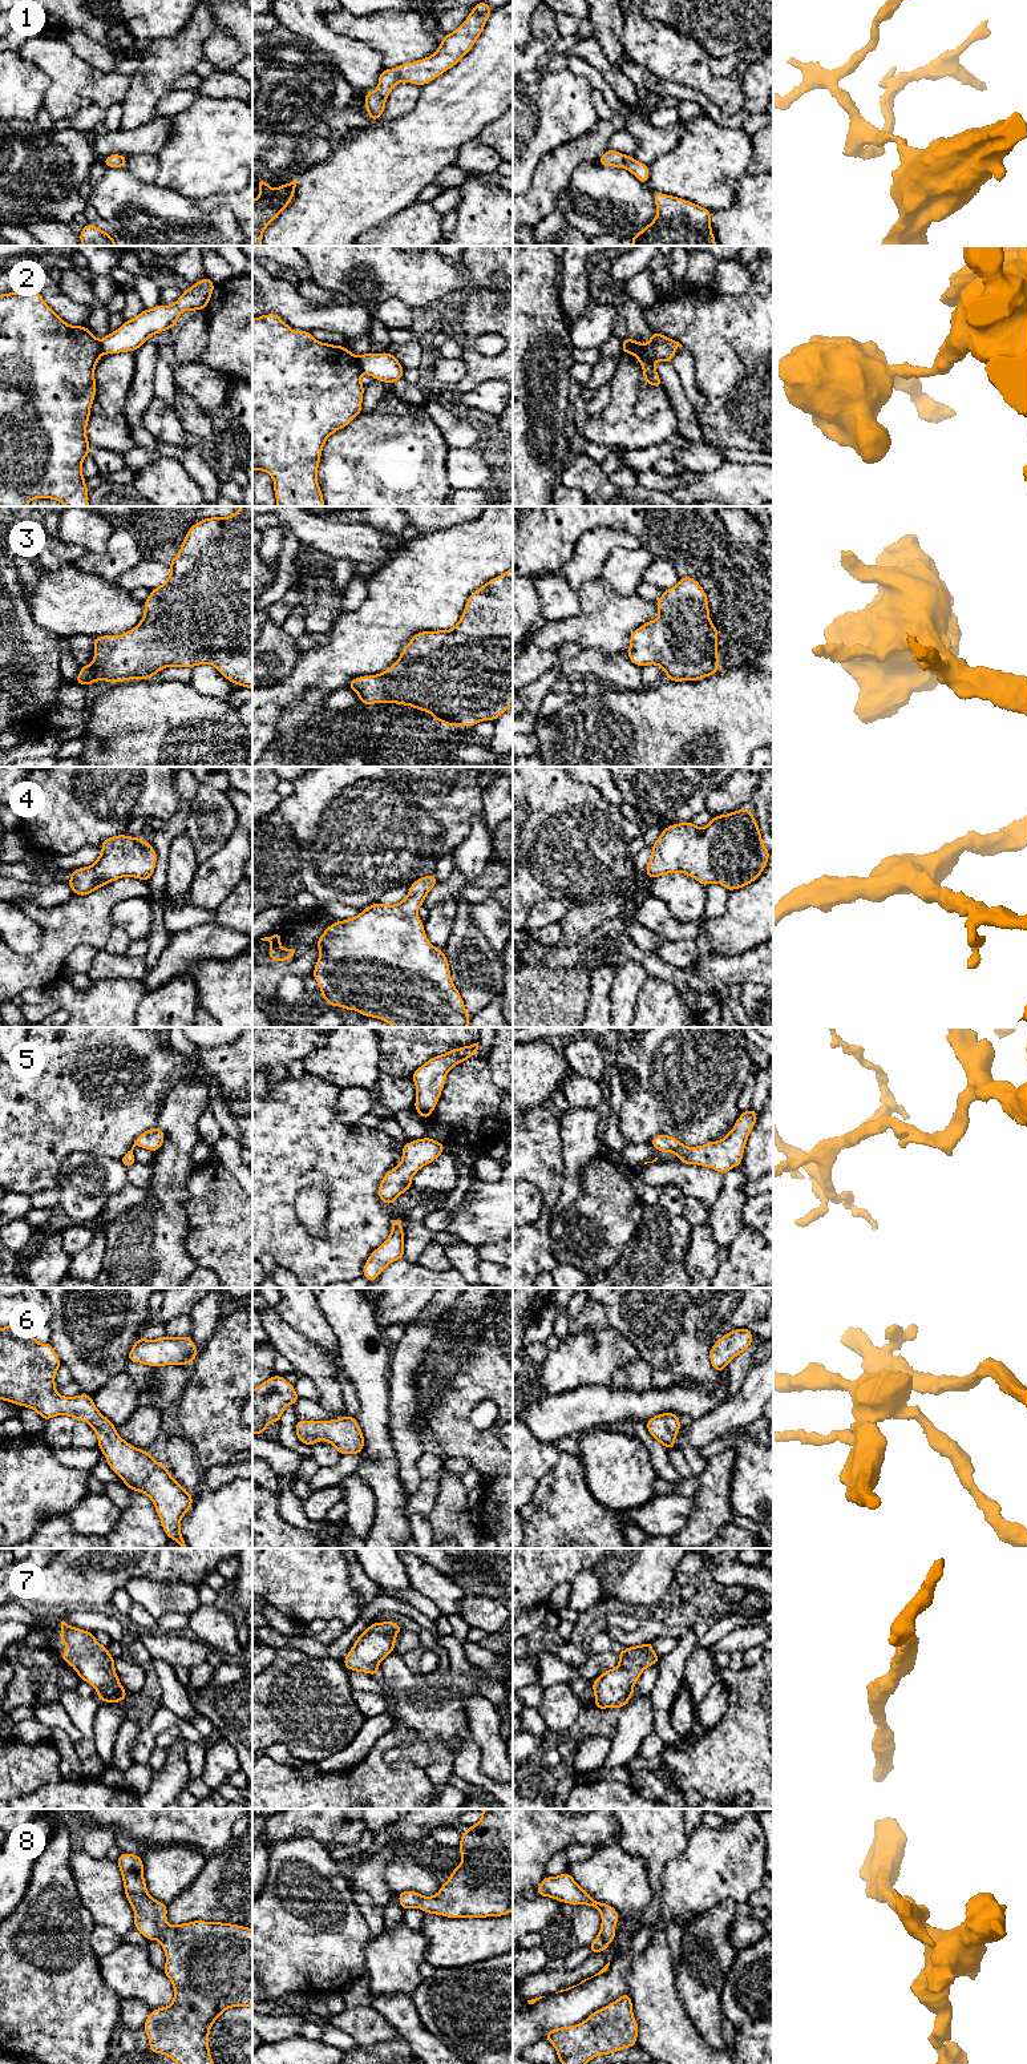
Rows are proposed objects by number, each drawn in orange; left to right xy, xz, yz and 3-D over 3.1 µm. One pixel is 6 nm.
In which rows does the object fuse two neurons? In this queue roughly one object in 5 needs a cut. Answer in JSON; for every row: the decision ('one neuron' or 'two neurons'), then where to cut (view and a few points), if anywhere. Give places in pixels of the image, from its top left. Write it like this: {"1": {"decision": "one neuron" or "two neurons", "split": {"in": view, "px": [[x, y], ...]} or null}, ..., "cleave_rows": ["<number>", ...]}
{"1": {"decision": "one neuron", "split": null}, "2": {"decision": "two neurons", "split": {"in": "xz", "px": [[356, 356], [359, 368], [363, 372]]}}, "3": {"decision": "one neuron", "split": null}, "4": {"decision": "one neuron", "split": null}, "5": {"decision": "one neuron", "split": null}, "6": {"decision": "one neuron", "split": null}, "7": {"decision": "one neuron", "split": null}, "8": {"decision": "one neuron", "split": null}, "cleave_rows": ["2"]}

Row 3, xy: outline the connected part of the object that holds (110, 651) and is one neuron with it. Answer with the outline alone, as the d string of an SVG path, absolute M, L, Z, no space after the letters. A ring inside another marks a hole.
M240 506L233 516L210 517L194 524L179 553L169 562L171 573L143 602L141 622L122 635L94 638L94 659L81 666L76 683L110 683L149 679L165 667L195 667L210 663L227 680L252 690L252 506Z

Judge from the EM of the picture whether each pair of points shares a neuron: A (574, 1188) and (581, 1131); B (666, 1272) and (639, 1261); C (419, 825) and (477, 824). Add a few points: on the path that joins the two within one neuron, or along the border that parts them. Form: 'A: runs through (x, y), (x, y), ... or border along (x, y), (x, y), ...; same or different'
A: runs through (574, 1174), (574, 1160), (579, 1146); same
B: runs through (659, 1272), (650, 1272), (646, 1268); same
C: border along (484, 815), (472, 820), (469, 832), (453, 848); different

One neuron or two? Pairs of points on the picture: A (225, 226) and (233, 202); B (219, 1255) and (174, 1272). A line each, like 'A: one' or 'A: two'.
A: two
B: two

